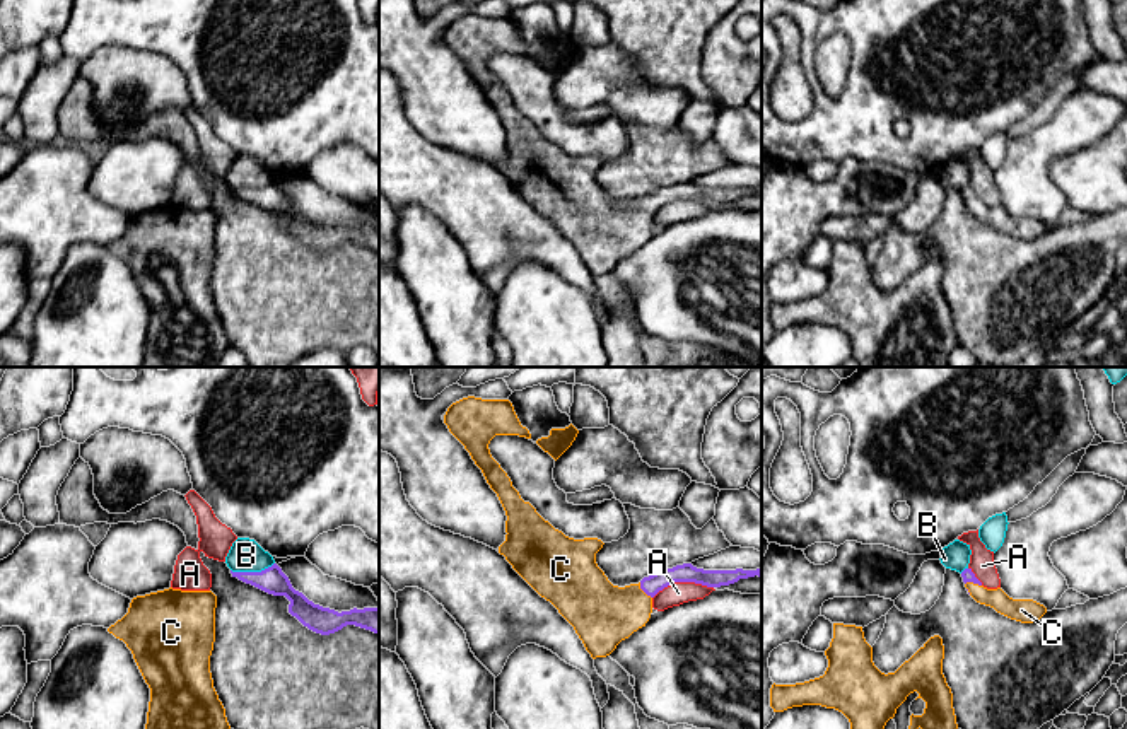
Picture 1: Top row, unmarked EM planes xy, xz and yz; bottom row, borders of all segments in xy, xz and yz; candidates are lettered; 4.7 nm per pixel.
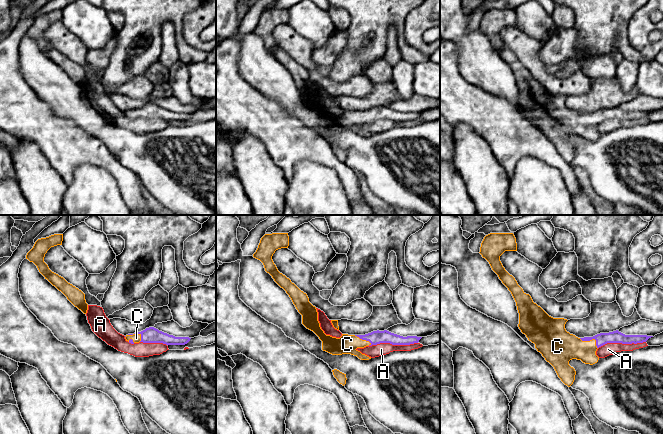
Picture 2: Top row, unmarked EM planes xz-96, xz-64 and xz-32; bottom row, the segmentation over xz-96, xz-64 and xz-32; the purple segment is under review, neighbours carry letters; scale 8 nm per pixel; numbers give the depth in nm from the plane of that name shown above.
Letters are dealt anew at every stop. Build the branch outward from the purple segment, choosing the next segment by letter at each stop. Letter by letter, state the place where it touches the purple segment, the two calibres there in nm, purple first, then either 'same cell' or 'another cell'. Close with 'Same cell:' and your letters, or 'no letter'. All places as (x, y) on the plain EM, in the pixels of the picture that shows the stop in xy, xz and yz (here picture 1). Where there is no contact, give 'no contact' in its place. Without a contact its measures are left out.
A: meets purple in xz at (682, 198); 90 nm thick on the purple side, 110 nm on the other; another cell
B: meets purple in xy at (251, 190); 120 nm thick on the purple side, 160 nm on the other; another cell
C: meets purple in xz at (644, 209); 90 nm thick on the purple side, 300 nm on the other; same cell
Same cell: C

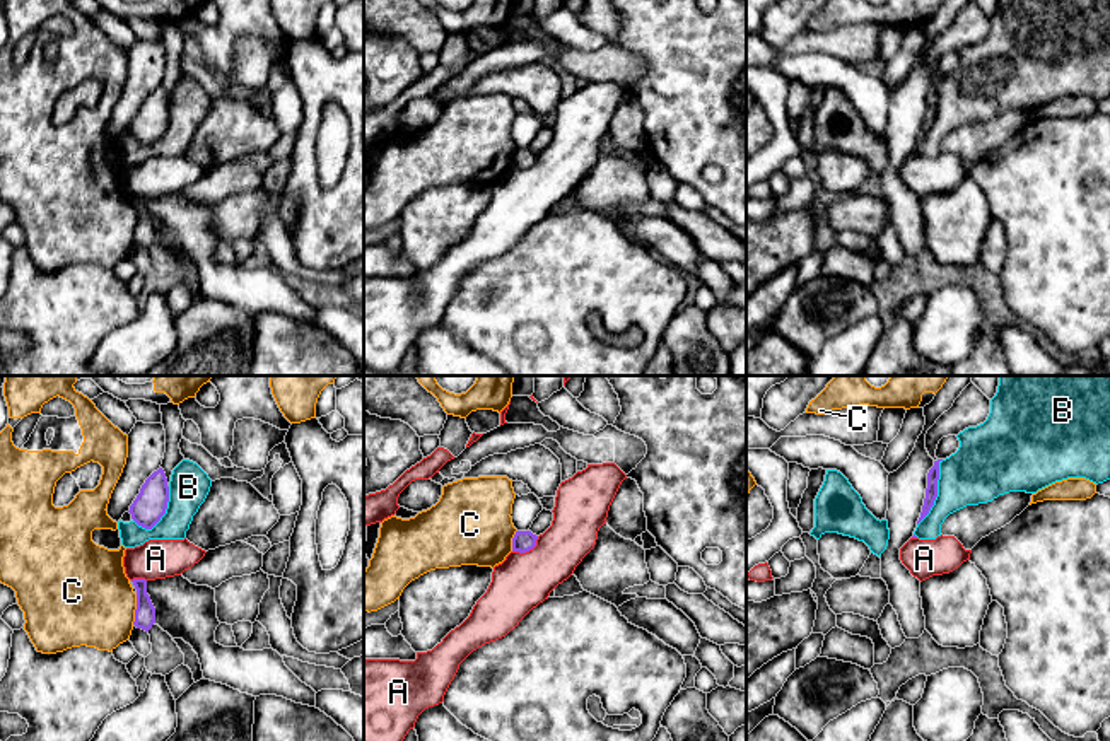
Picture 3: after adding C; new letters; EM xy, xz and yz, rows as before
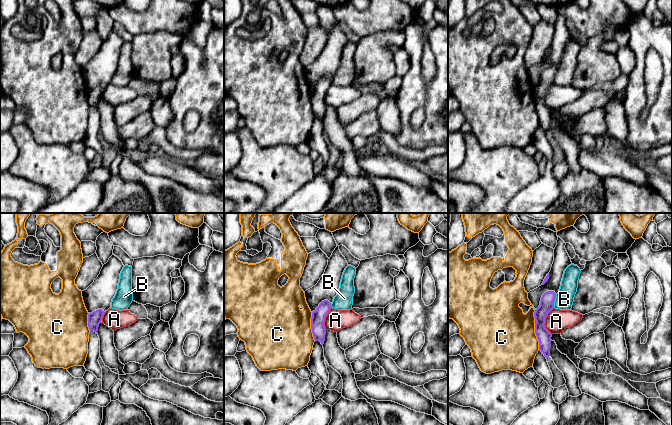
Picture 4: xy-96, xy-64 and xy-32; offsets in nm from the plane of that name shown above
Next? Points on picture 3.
A: meets purple in xz at (528, 168); 100 nm thick on the purple side, 260 nm on the other; another cell
B: meets purple in yz at (936, 110); 60 nm thick on the purple side, 300 nm on the other; another cell
C: meets purple in xy at (135, 227); 100 nm thick on the purple side, 440 nm on the other; another cell
Same cell: no letter

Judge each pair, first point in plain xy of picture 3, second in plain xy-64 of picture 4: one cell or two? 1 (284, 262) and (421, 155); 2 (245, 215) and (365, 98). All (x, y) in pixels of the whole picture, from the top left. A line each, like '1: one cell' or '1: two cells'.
1: two cells
2: two cells

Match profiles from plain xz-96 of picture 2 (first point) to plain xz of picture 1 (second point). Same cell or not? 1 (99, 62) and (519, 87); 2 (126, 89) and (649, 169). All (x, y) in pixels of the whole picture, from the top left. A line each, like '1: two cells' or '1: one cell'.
1: two cells
2: two cells

